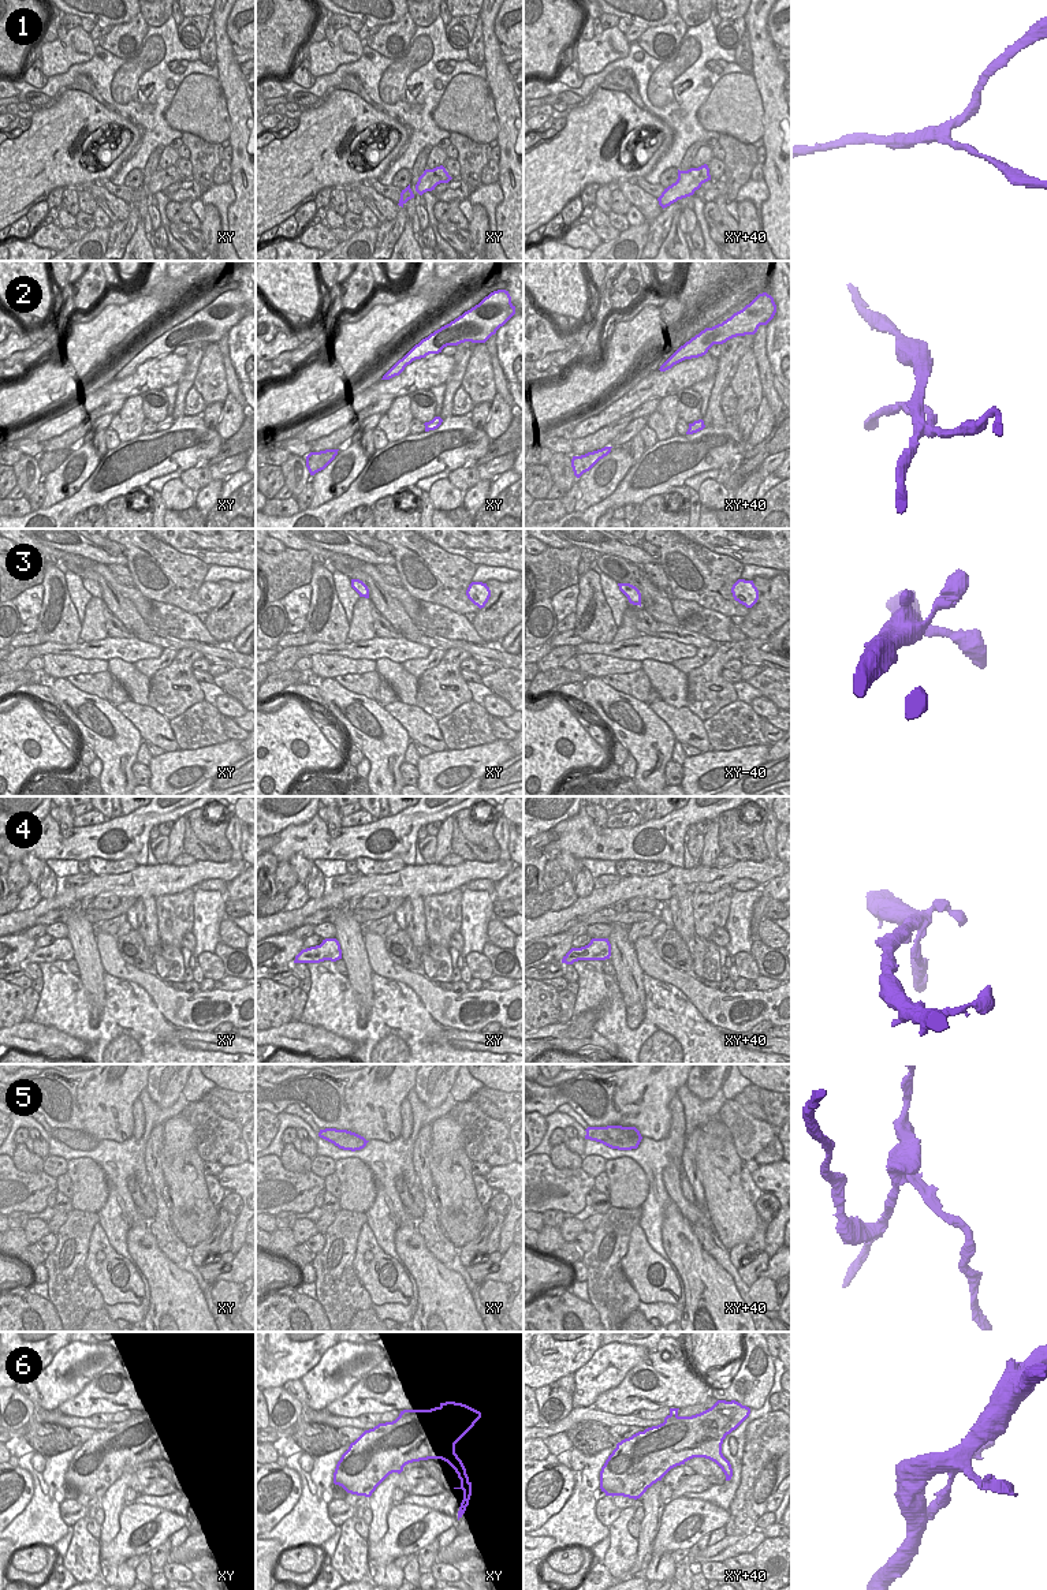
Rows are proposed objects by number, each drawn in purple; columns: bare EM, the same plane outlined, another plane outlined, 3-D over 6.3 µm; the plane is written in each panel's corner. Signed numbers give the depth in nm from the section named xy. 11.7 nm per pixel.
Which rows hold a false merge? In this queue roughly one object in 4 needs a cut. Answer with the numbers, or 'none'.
2, 4, 5

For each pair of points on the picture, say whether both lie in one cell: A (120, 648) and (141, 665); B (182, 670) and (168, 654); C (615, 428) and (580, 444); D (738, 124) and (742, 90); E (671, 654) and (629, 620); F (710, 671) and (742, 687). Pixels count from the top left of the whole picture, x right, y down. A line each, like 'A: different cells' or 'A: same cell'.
A: different cells
B: different cells
C: same cell
D: same cell
E: different cells
F: different cells

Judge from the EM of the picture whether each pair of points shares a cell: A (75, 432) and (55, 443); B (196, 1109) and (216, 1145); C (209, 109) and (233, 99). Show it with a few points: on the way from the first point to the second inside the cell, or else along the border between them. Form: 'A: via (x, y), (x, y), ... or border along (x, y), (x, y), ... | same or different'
A: via (70, 437), (66, 441), (60, 441) | same
B: via (202, 1118), (209, 1124), (213, 1137) | same
C: border along (218, 79), (224, 97), (230, 133) | different

